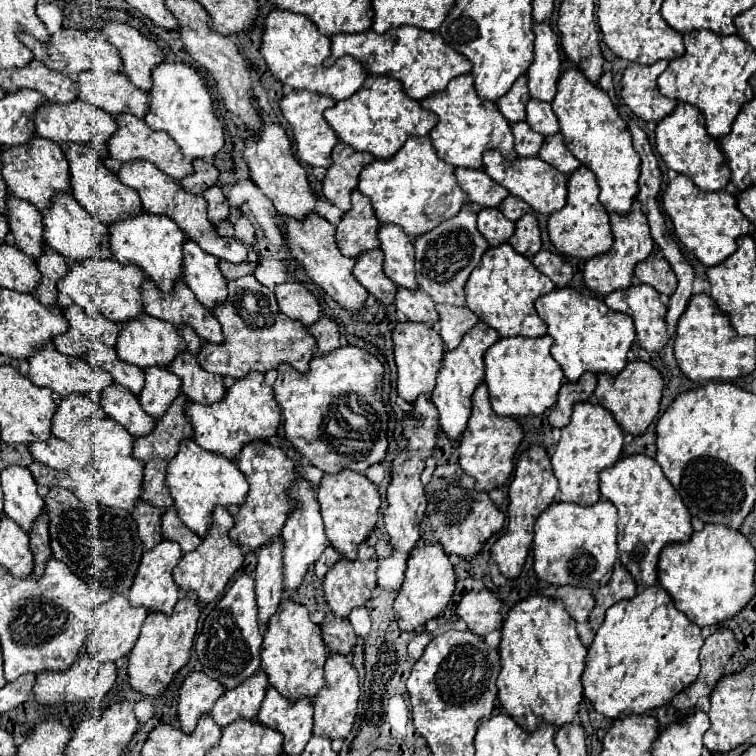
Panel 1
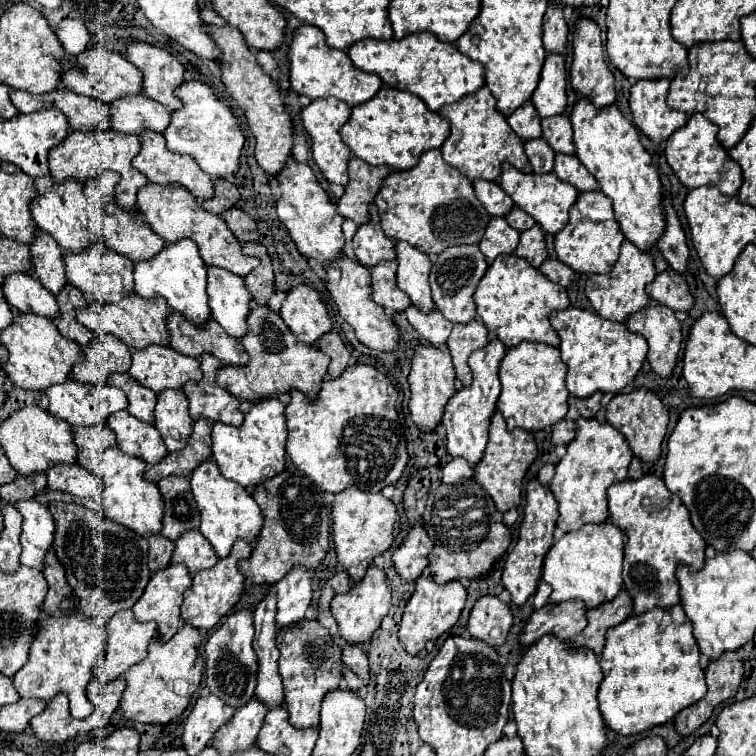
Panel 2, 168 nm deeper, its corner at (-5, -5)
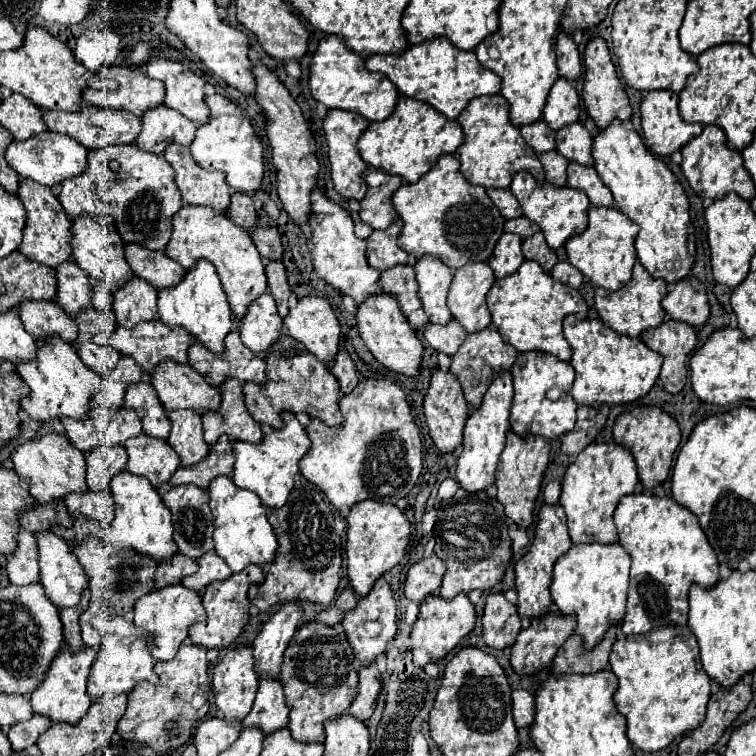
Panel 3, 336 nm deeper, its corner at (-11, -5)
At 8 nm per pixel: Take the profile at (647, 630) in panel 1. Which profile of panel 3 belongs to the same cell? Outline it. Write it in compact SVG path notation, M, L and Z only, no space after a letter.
M665 626L616 640L610 664L620 682L614 694L616 708L626 716L628 738L634 748L660 752L704 720L710 700L710 678L700 666L698 642L688 626Z

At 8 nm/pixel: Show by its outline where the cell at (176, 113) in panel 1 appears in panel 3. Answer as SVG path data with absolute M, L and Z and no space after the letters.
M218 94L206 96L210 106L210 122L200 126L196 132L196 142L192 142L190 152L194 160L206 170L222 170L226 172L226 182L236 192L256 192L264 182L264 148L244 114L232 104L228 98Z

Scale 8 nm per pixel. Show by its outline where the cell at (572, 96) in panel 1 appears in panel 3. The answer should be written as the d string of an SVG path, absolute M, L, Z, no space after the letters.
M612 122L606 130L598 132L594 138L592 152L594 152L594 162L596 162L594 168L600 174L600 178L604 180L604 184L612 190L616 208L640 226L640 232L636 238L636 254L638 254L640 264L646 268L646 272L652 278L660 278L666 284L676 284L676 282L684 280L690 274L690 268L694 264L696 238L694 238L694 232L690 226L690 214L688 214L690 202L688 202L688 196L686 196L682 184L678 182L678 178L668 170L668 166L658 156L654 156L644 146L638 132L630 130L622 122Z

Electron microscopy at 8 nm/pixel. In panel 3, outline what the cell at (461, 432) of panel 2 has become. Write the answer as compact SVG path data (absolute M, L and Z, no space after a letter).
M500 372L492 386L488 388L484 402L478 410L474 410L466 422L464 428L464 446L462 446L462 454L458 458L458 470L456 470L456 478L460 482L460 486L470 492L484 492L488 486L492 486L496 482L496 466L498 466L498 458L506 446L506 432L510 430L510 406L512 406L512 376L508 372Z

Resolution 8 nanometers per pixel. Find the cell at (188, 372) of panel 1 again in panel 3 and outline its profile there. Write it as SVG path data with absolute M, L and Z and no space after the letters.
M228 382L222 392L222 406L218 414L204 414L204 440L206 444L216 444L222 434L226 434L230 440L250 442L258 444L262 440L262 426L254 422L254 418L248 414L242 394L240 382Z

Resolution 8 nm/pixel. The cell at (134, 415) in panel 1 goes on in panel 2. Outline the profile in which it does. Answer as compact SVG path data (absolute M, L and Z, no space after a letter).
M128 410L112 414L108 418L108 424L116 434L120 450L126 454L144 458L148 464L160 462L168 454L168 448L158 430L152 424L134 418Z

